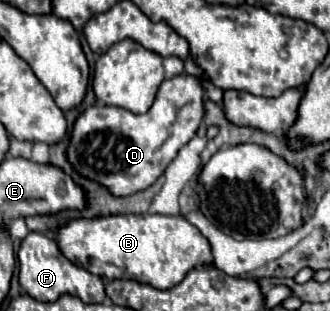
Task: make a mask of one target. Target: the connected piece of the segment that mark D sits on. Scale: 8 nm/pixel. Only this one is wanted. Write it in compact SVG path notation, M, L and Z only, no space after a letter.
M178 74L160 84L158 96L146 114L132 114L116 106L92 106L74 124L68 160L86 178L104 184L114 196L128 196L152 186L174 160L178 150L188 144L204 118L206 90L202 80Z

